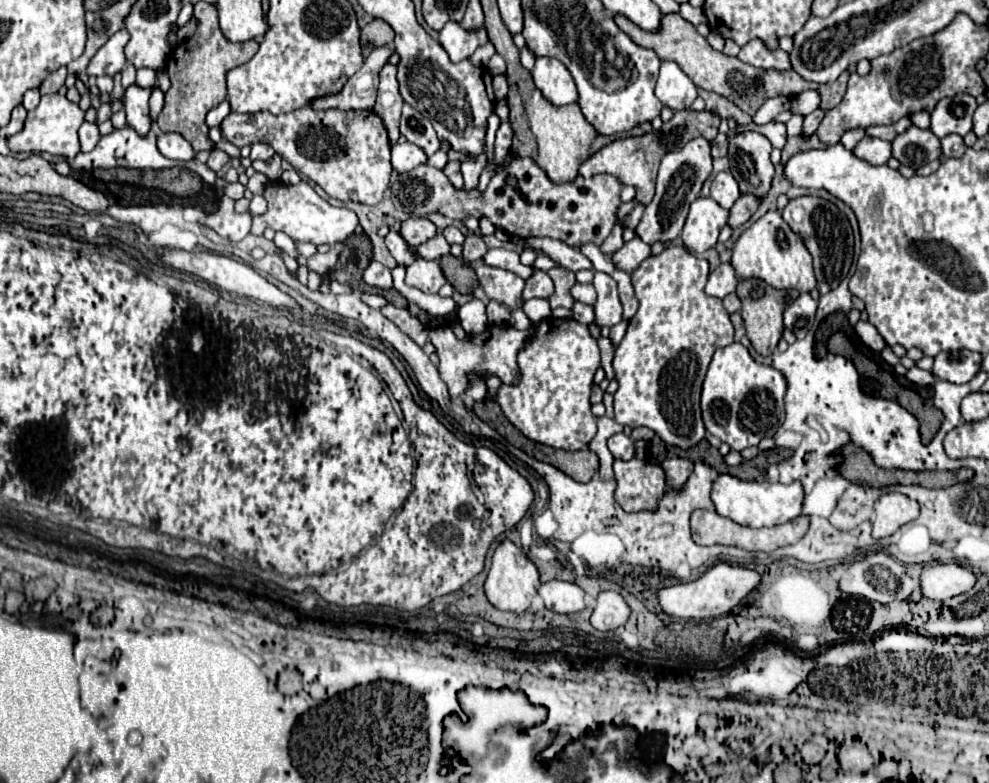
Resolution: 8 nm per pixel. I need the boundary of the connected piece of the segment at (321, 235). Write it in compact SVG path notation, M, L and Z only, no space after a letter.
M270 182L264 188L262 194L268 202L268 212L264 216L254 216L252 224L252 234L262 234L266 226L274 230L286 232L292 240L302 240L302 242L312 242L312 244L336 244L344 242L350 234L354 234L358 226L358 216L356 212L348 208L336 208L330 206L326 200L322 200L316 190L308 182L298 182L296 186L288 186L284 182Z

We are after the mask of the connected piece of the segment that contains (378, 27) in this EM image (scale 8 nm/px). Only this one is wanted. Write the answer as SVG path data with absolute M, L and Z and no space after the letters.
M372 20L362 28L360 44L364 54L368 54L376 46L390 46L392 42L394 42L394 32L384 20Z

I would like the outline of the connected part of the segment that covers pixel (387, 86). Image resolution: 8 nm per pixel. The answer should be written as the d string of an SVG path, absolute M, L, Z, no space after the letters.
M386 64L380 72L380 86L378 86L378 100L374 106L374 112L382 118L390 144L398 142L398 122L400 122L400 110L402 110L402 96L398 90L398 80L396 80L396 66Z

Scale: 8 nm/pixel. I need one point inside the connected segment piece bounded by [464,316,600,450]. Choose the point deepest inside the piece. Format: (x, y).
(551, 404)

